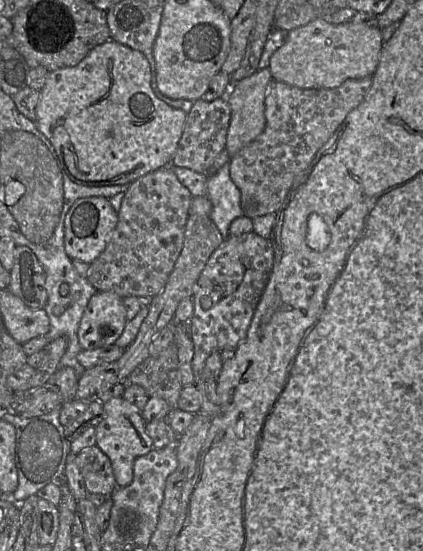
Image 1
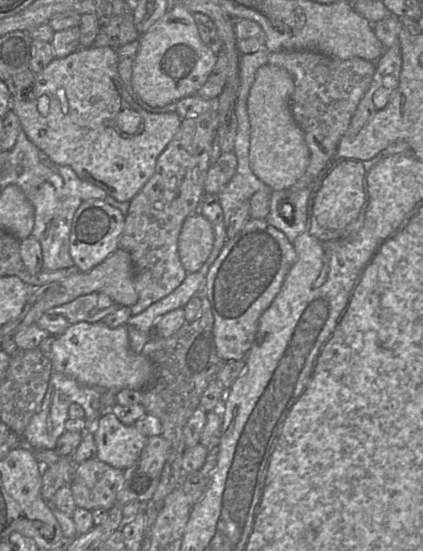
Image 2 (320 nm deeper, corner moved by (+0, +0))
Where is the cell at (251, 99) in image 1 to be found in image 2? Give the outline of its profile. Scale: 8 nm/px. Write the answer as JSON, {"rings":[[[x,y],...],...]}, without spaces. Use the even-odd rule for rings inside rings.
{"rings":[[[268,63],[257,70],[247,99],[249,164],[257,178],[273,191],[293,186],[304,175],[310,160],[303,131],[291,112],[290,98],[294,88],[293,78],[288,71]]]}

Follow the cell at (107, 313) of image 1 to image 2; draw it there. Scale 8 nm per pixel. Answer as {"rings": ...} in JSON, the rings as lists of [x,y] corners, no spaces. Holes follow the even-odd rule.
{"rings":[[[102,321],[79,322],[69,325],[63,334],[54,337],[50,355],[53,371],[73,378],[80,385],[105,391],[142,391],[154,379],[152,362],[130,348],[127,325],[111,329]]]}

